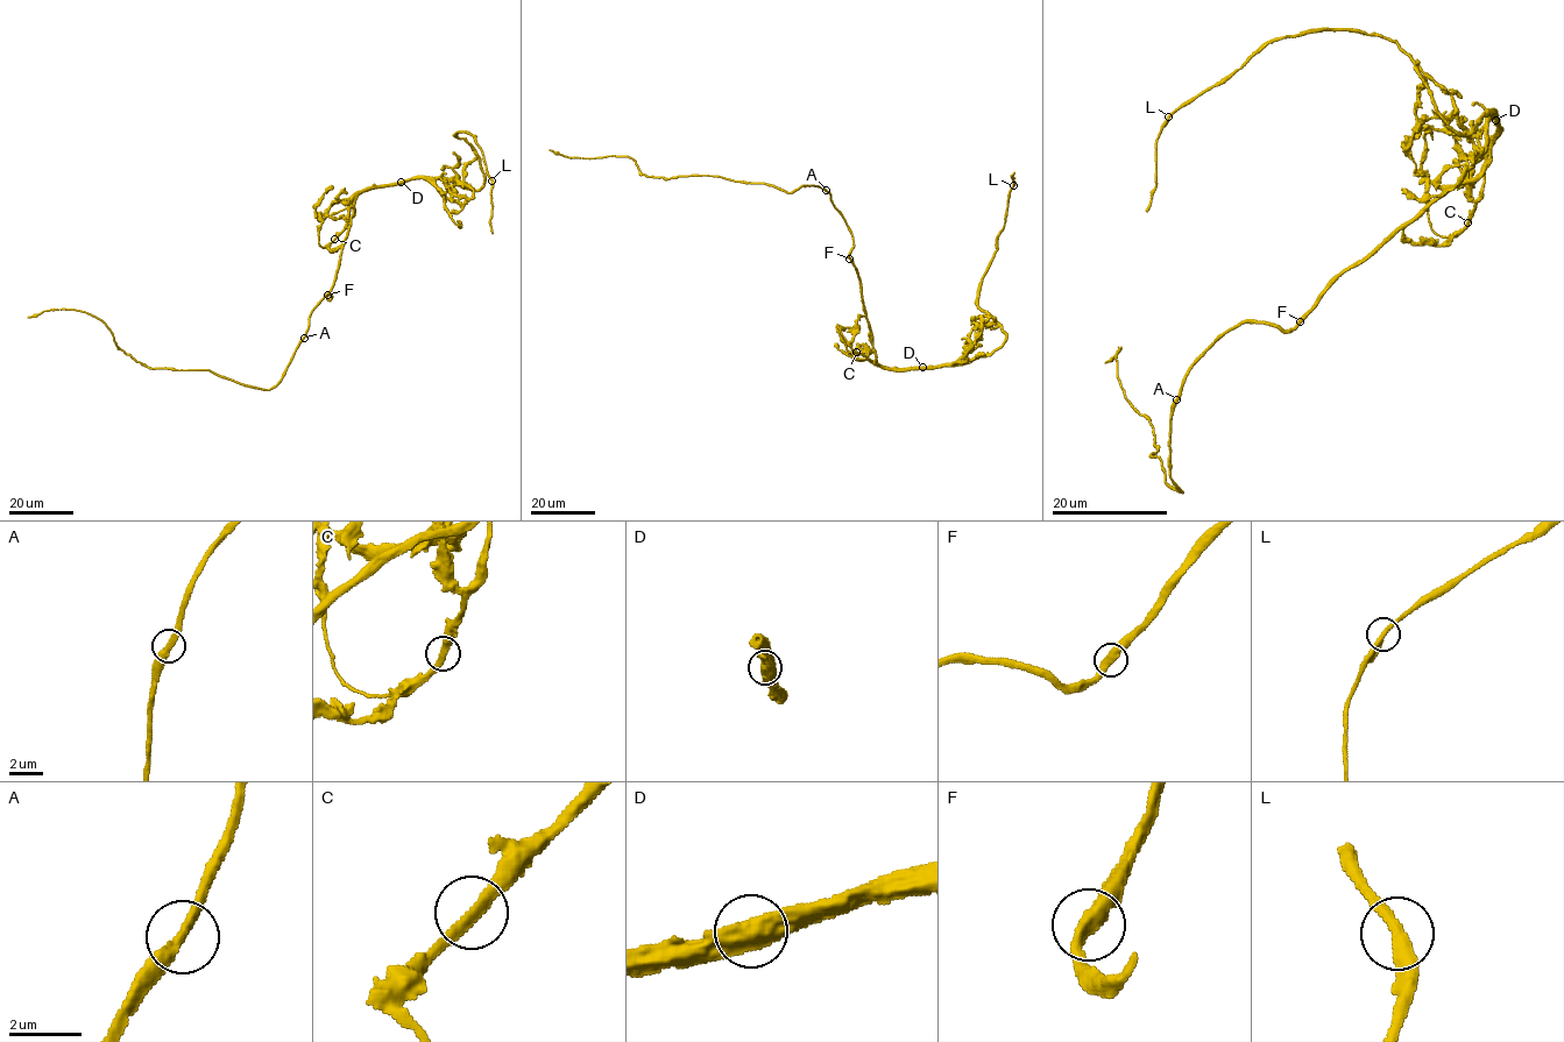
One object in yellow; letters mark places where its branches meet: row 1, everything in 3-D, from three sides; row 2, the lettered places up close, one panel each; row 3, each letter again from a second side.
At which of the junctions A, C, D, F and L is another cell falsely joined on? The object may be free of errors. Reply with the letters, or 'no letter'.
D

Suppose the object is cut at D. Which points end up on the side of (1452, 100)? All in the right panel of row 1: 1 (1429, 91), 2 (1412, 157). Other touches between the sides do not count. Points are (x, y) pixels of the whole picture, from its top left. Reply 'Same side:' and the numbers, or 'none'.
Same side: none

